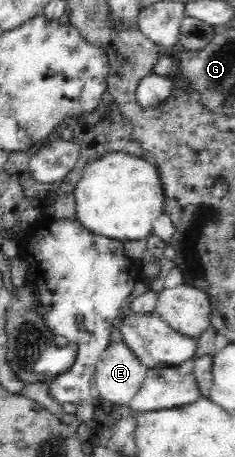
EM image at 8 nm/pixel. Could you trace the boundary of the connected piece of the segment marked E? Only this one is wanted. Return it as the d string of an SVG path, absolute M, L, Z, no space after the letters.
M111 342L93 376L99 401L126 406L139 391L148 370L126 343Z

